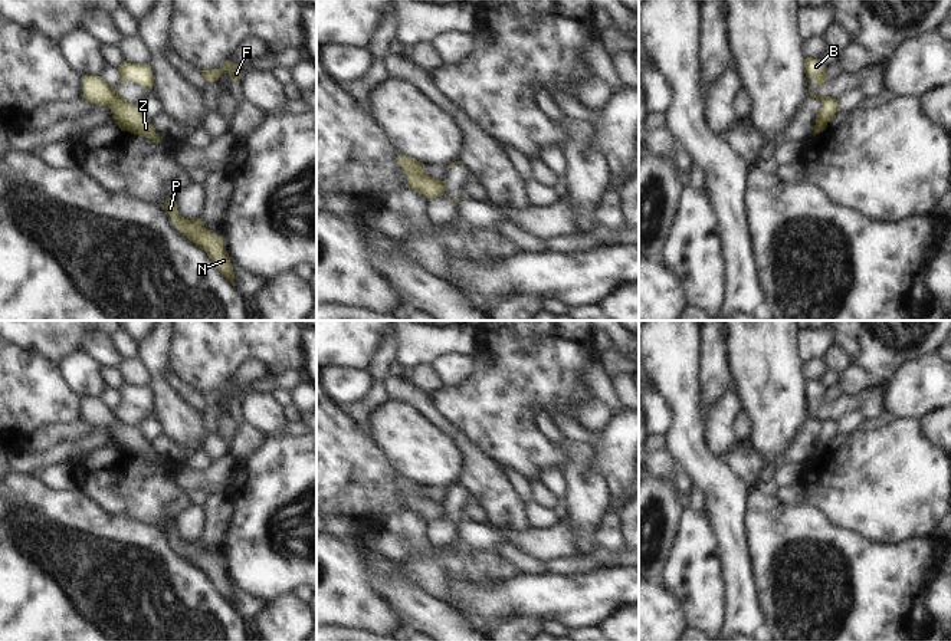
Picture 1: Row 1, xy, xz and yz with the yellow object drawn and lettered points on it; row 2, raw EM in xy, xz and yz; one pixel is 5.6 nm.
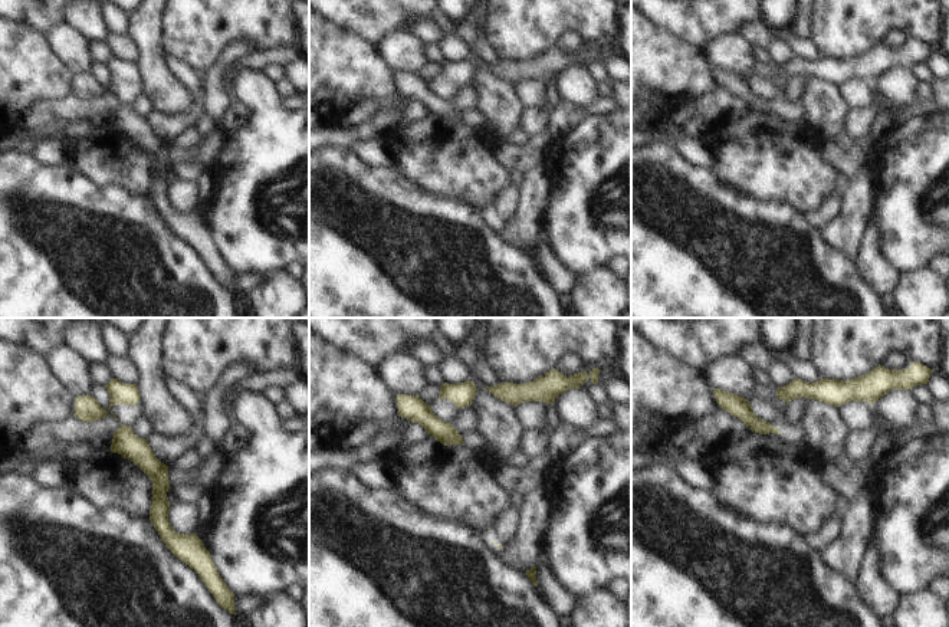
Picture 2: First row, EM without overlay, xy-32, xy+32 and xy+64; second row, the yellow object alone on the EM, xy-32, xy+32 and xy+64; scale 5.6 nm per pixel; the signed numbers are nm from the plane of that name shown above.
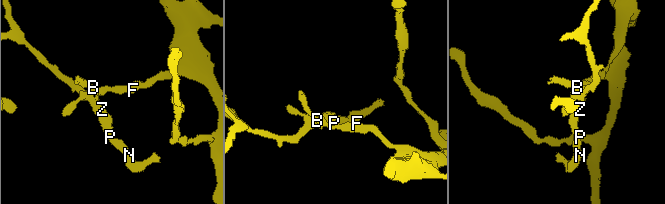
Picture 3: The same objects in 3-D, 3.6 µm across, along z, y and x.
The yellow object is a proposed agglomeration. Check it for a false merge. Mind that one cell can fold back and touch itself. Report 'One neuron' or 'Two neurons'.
Two neurons

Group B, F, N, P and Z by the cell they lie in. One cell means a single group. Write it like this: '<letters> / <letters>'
B F / N P Z

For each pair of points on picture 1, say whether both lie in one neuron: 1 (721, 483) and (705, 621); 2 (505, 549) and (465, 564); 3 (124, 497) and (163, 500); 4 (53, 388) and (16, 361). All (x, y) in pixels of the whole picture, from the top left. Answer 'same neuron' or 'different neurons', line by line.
1: different neurons
2: different neurons
3: same neuron
4: same neuron

